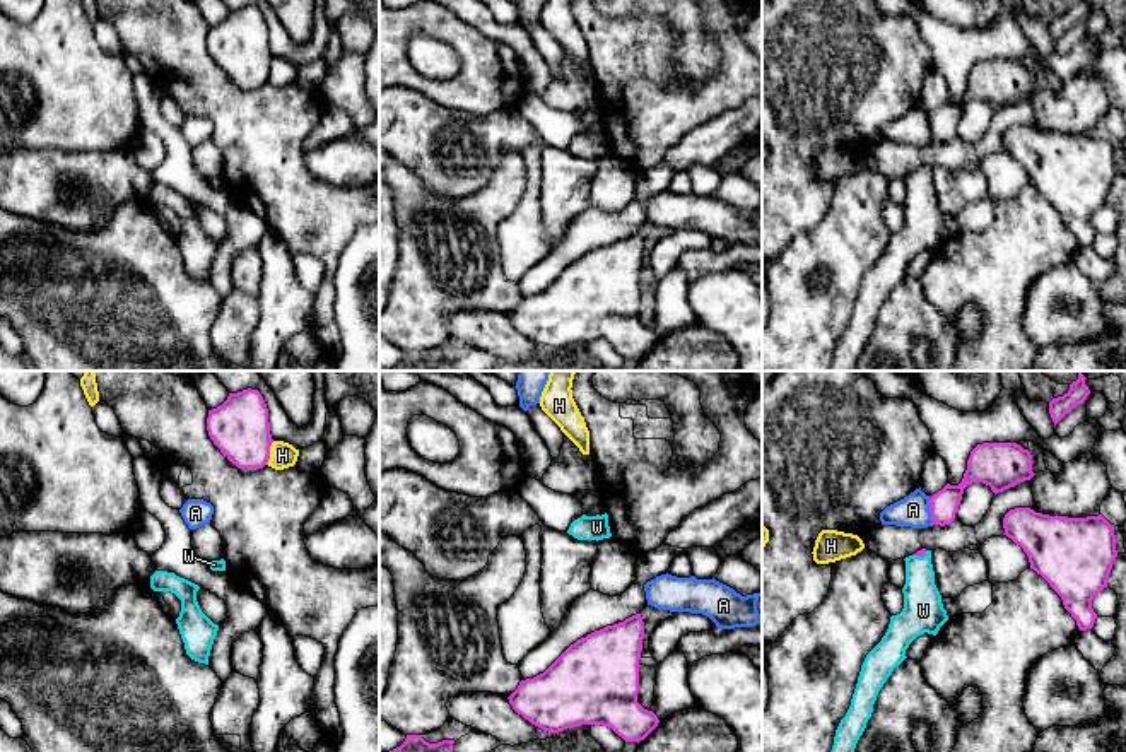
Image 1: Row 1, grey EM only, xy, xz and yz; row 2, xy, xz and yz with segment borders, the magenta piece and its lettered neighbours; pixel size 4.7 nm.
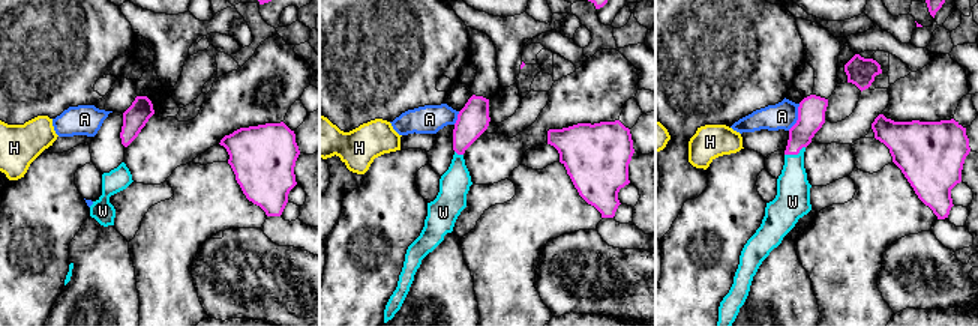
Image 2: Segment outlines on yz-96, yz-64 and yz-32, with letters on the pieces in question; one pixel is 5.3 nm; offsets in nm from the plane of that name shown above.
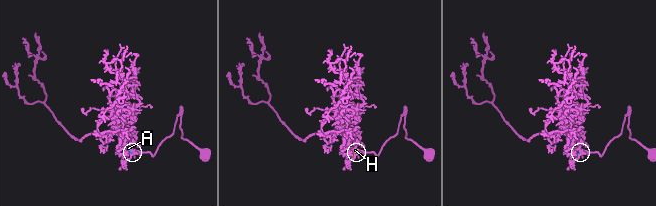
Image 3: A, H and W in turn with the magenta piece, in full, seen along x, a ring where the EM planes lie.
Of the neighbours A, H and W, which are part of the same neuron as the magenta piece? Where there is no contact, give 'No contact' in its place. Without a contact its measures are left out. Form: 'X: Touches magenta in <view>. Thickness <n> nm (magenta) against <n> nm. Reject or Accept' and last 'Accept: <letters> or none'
A: Touches magenta in yz. Thickness 140 nm (magenta) against 150 nm. Reject
H: Touches magenta in xy. Thickness 280 nm (magenta) against 130 nm. Reject
W: Touches magenta in yz. Thickness 40 nm (magenta) against 190 nm. Accept
Accept: W

